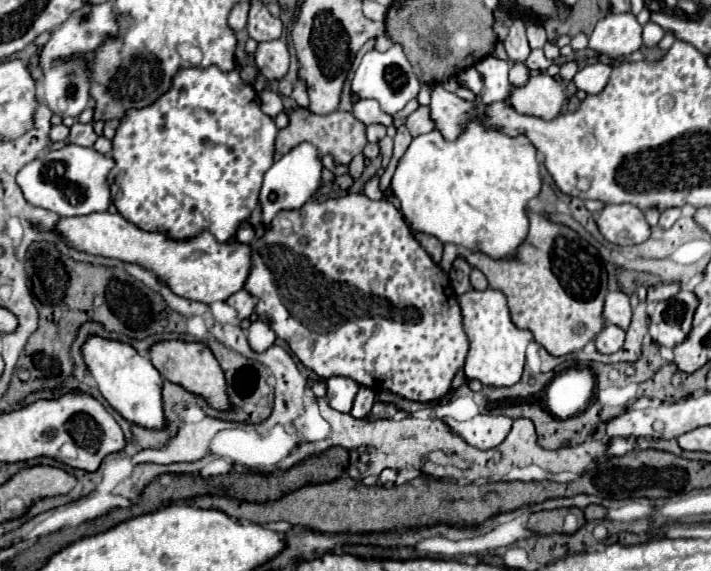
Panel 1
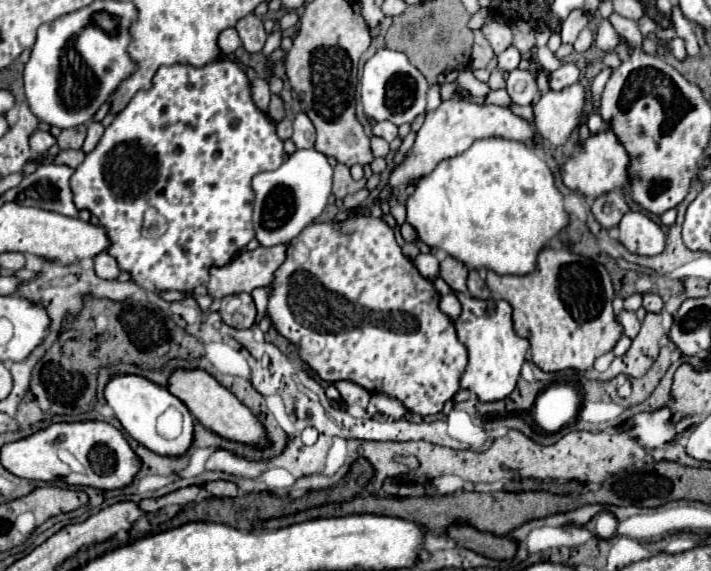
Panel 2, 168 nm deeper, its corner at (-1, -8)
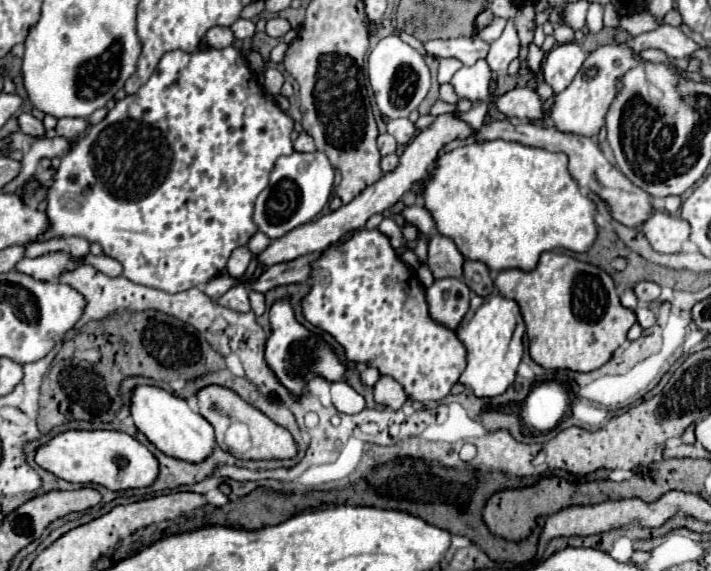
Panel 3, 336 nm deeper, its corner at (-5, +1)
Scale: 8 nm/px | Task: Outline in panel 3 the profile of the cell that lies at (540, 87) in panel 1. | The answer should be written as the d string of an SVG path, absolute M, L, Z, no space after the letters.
M624 43L622 45L602 45L594 49L584 61L584 65L580 67L574 81L554 99L550 117L556 129L564 133L576 133L576 135L596 139L600 129L606 123L606 111L610 109L610 103L618 95L618 87L622 87L622 81L620 81L622 75L630 71L632 67L636 67L636 63L638 63L636 53Z

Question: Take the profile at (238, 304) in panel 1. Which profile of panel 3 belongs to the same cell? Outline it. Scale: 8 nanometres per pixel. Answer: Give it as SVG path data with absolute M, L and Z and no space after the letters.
M236 285L232 289L228 289L216 303L220 303L222 307L228 307L228 309L234 309L234 311L240 311L240 313L246 313L250 311L250 301L248 301L248 289L242 287L242 285Z

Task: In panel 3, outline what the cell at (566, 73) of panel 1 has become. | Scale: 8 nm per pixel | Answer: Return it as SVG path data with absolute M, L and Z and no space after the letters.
M574 41L552 47L552 51L542 63L542 73L544 81L554 89L554 95L558 95L570 85L574 75L580 71L584 59L586 53Z

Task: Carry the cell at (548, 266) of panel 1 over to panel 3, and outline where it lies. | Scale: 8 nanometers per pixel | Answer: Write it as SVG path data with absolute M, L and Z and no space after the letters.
M550 251L542 253L534 271L500 271L494 285L504 297L514 299L520 305L520 313L526 323L526 335L530 341L530 357L544 369L570 369L578 373L594 371L610 361L612 353L626 341L628 329L636 323L634 309L622 307L610 275L590 263L582 263L568 255L556 255Z

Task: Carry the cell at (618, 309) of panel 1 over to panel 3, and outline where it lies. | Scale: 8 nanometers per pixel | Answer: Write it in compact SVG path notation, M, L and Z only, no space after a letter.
M648 305L636 307L636 317L638 317L638 323L642 325L642 329L648 329L656 323L656 313L652 309L648 309Z

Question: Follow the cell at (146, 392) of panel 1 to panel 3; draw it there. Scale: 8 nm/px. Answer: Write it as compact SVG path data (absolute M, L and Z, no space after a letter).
M152 385L136 387L132 395L130 413L138 431L142 431L156 449L160 449L170 457L176 457L188 463L200 463L216 447L212 425L200 413L196 413L184 399L170 395L160 387L152 387Z

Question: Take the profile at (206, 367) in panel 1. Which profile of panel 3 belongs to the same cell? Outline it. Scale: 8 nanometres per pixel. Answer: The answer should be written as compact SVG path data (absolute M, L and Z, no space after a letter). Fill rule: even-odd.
M210 385L210 387L204 387L202 391L198 391L198 407L200 407L200 415L214 427L218 447L222 447L222 451L228 451L230 455L234 455L238 459L292 459L298 453L298 447L296 447L292 435L284 427L276 425L270 417L266 417L262 411L252 407L250 403L246 403L242 397L238 397L234 391L230 391L226 387ZM244 427L246 427L246 445L228 443L230 439L226 439L226 433L230 429L234 429L232 441L244 441L244 439L240 439Z

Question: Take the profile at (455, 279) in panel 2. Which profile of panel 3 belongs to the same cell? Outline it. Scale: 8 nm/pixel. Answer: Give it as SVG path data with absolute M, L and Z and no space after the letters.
M434 233L428 241L428 267L434 279L444 277L462 277L462 263L464 257L454 245L454 241Z

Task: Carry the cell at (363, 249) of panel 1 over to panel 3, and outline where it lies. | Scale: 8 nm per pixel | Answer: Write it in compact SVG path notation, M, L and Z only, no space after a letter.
M362 229L346 243L334 243L326 247L322 257L312 263L312 267L312 289L302 301L304 315L312 325L328 331L340 345L344 345L348 361L368 363L382 375L394 377L404 387L406 395L420 403L440 401L450 393L452 385L458 381L466 367L466 349L452 329L446 329L444 325L430 319L424 289L416 279L416 271L398 259L396 251L378 229Z

